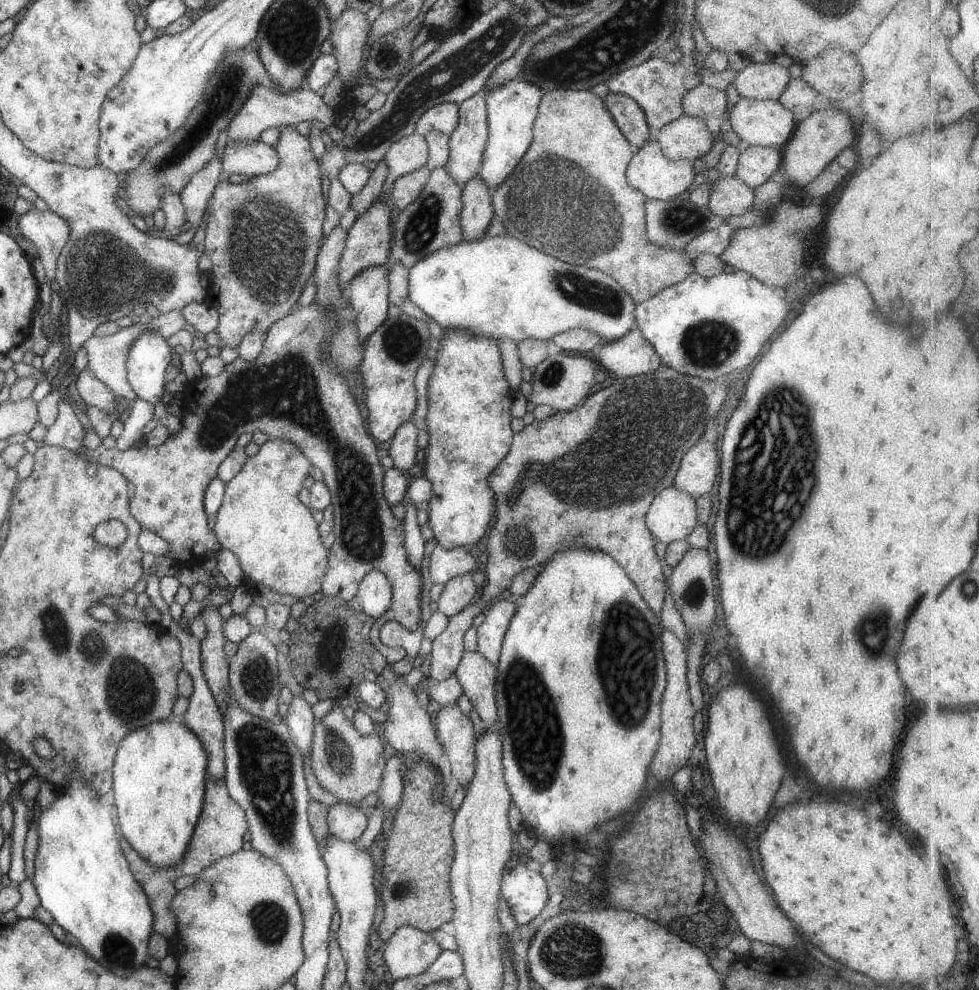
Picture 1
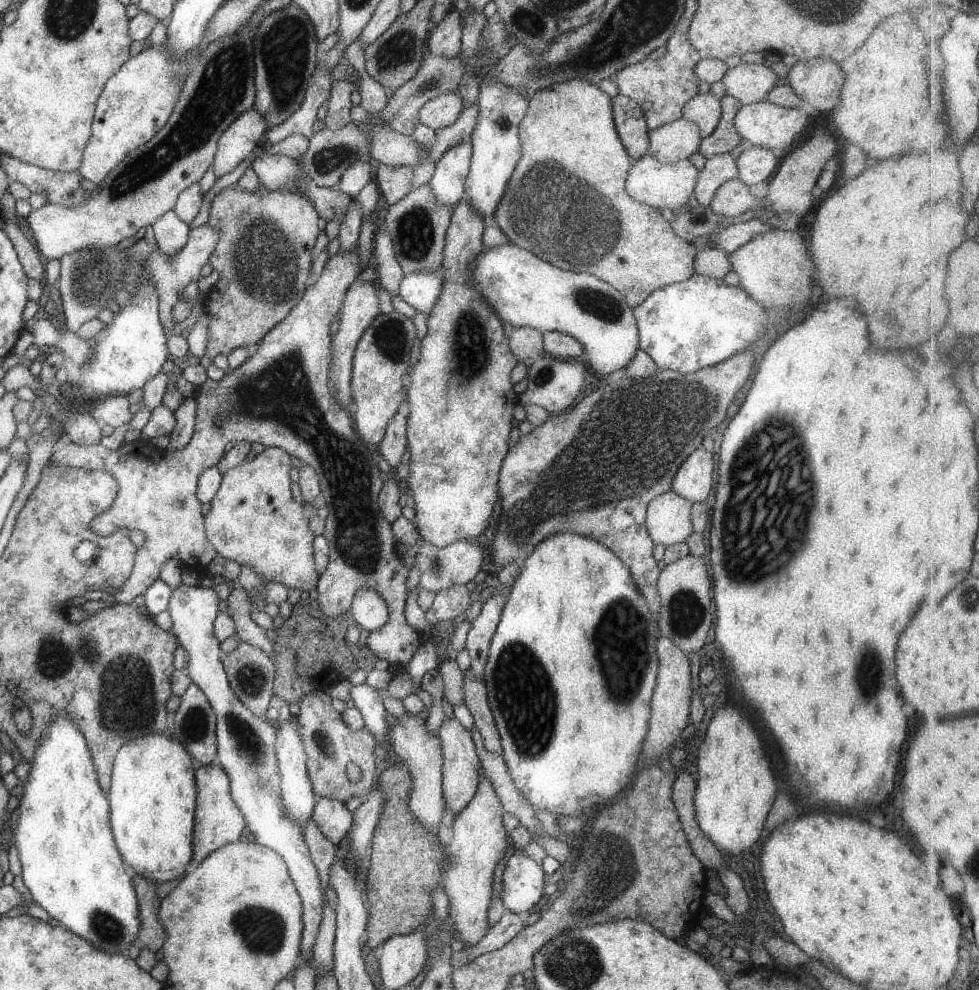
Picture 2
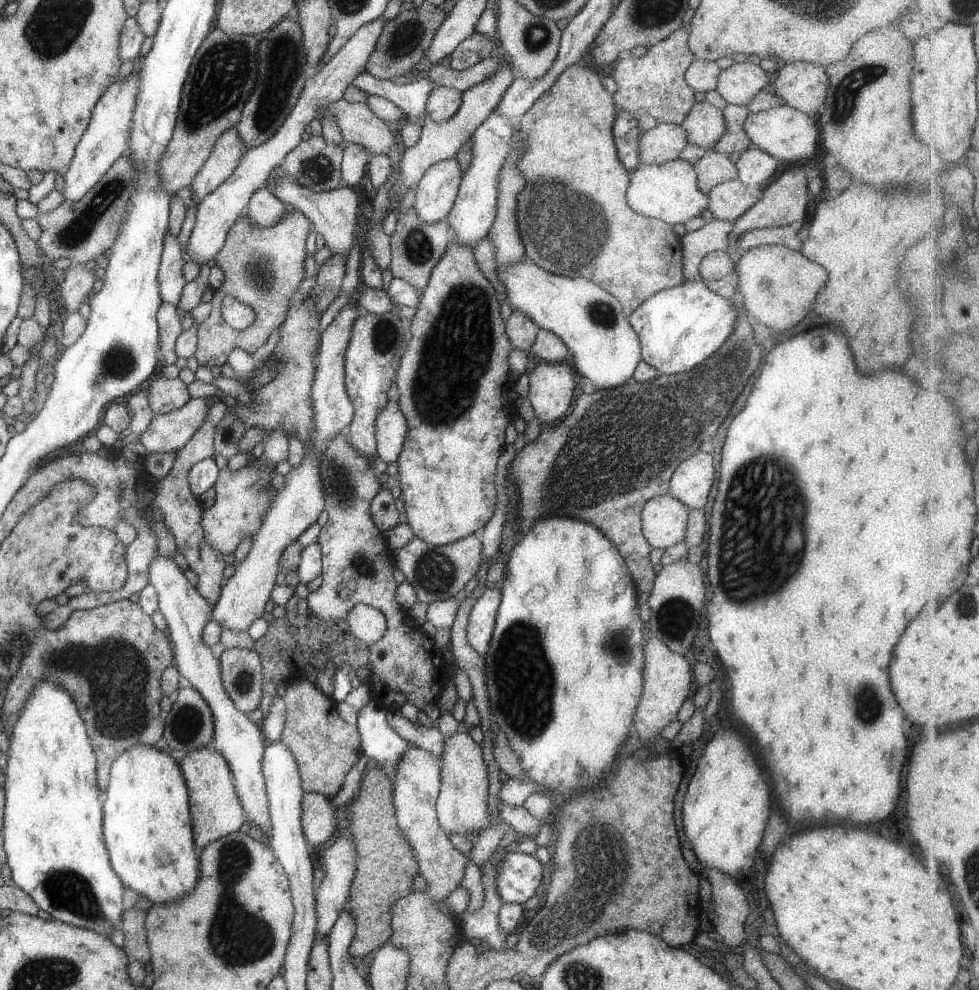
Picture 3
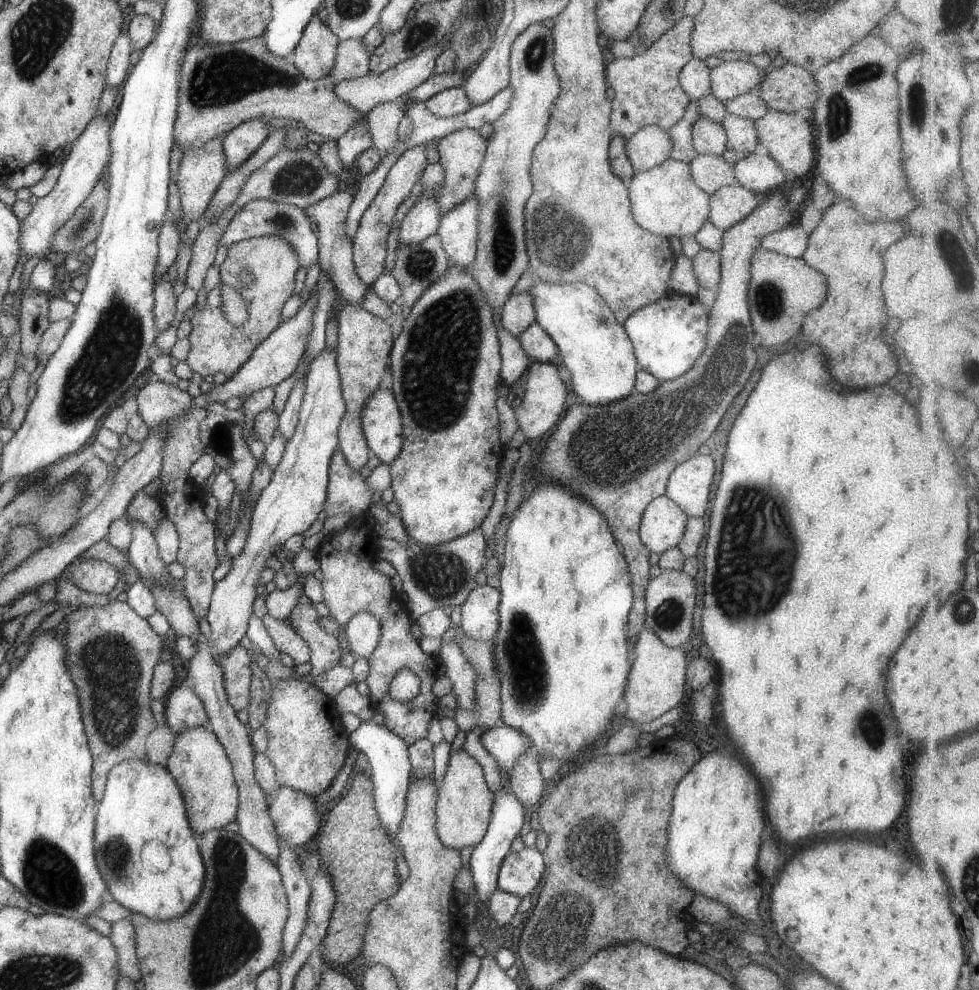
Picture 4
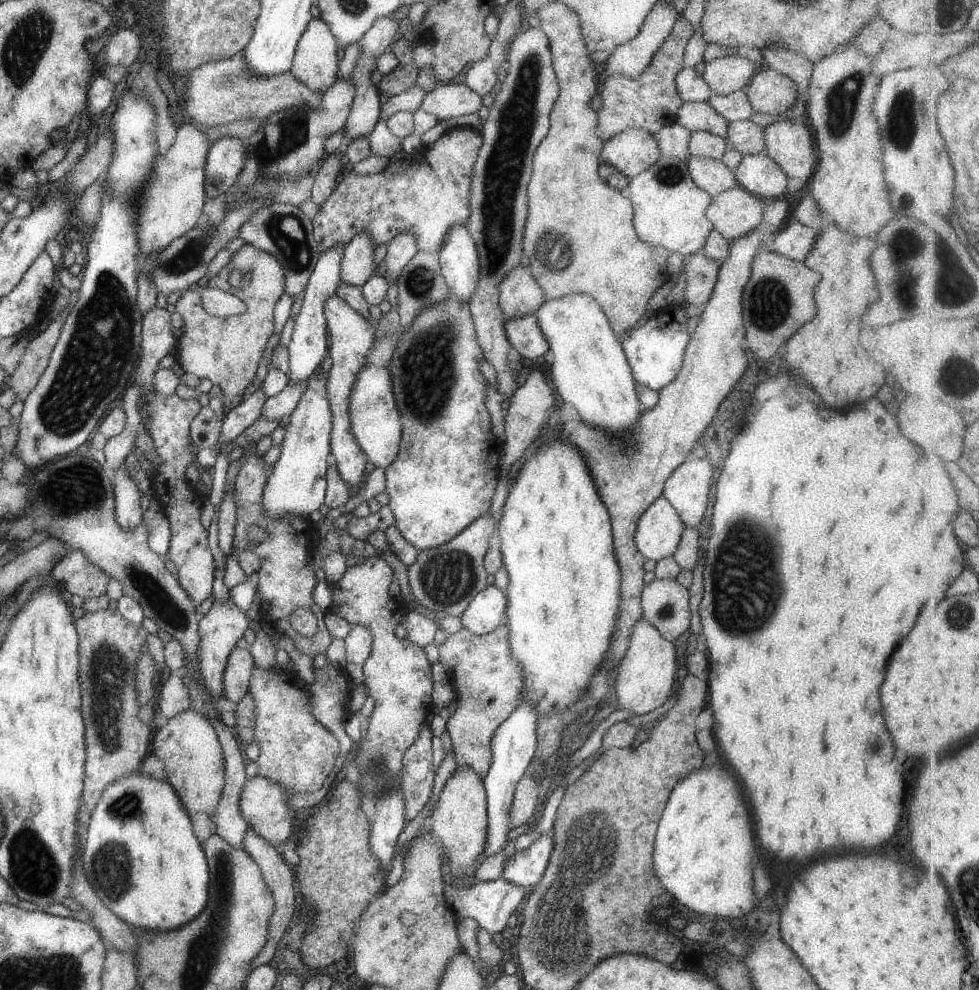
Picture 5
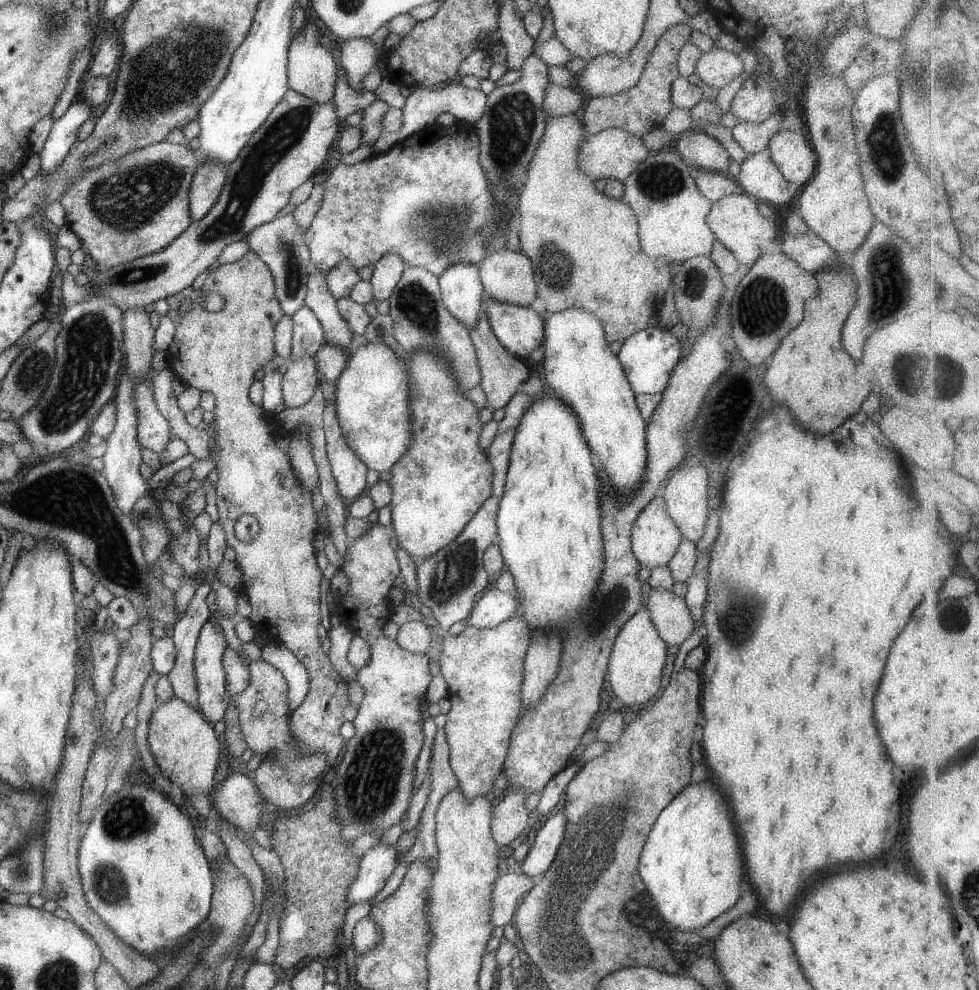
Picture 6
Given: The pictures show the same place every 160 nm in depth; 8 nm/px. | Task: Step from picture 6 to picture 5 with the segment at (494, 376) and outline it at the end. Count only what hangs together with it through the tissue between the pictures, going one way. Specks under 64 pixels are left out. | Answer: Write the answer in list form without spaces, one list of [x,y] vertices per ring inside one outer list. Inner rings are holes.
[[[524,26],[514,36],[508,46],[504,68],[506,76],[487,110],[487,118],[482,121],[482,142],[473,164],[466,228],[480,263],[477,286],[468,302],[475,340],[481,348],[482,360],[495,372],[495,377],[490,379],[491,386],[509,399],[518,388],[516,379],[521,364],[507,360],[510,345],[503,334],[504,319],[498,306],[497,286],[513,266],[520,264],[527,213],[526,185],[531,175],[532,157],[549,131],[549,112],[559,86],[553,73],[548,39],[539,27]]]

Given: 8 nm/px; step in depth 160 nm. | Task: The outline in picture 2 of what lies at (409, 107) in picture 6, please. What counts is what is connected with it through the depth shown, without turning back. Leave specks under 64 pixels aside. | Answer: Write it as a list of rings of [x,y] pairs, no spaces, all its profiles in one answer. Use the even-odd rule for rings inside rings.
[[[449,91],[425,102],[418,110],[418,122],[436,131],[453,124],[463,107],[462,98]]]

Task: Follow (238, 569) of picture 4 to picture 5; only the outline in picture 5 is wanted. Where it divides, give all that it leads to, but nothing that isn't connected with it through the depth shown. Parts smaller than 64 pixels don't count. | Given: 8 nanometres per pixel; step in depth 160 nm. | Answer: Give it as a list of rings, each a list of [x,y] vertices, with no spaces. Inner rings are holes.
[[[317,369],[309,378],[301,400],[285,426],[285,436],[281,442],[281,454],[273,464],[271,474],[261,496],[261,506],[265,516],[309,516],[324,504],[326,492],[326,471],[331,461],[329,452],[329,430],[331,414],[325,398],[326,378]],[[231,599],[225,600],[225,602],[213,601],[209,612],[197,622],[197,636],[199,636],[199,644],[197,644],[198,675],[203,681],[204,688],[216,701],[224,698],[222,674],[229,652],[235,647],[236,642],[243,637],[245,630],[249,628],[253,631],[255,628],[261,630],[259,622],[249,620],[242,610],[234,606]]]

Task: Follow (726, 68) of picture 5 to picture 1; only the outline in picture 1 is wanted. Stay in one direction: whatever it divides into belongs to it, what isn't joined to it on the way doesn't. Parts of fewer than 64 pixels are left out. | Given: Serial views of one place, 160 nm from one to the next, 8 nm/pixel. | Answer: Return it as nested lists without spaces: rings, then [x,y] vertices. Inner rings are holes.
[[[755,58],[741,69],[732,80],[740,98],[758,101],[777,101],[789,82],[789,72],[768,58]]]

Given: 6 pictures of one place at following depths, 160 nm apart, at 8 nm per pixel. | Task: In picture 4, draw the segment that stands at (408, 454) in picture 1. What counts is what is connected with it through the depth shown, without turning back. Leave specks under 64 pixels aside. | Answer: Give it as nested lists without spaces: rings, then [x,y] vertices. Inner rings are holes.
[[[378,388],[370,394],[361,409],[361,426],[368,449],[380,460],[389,464],[402,447],[400,412],[390,390]]]

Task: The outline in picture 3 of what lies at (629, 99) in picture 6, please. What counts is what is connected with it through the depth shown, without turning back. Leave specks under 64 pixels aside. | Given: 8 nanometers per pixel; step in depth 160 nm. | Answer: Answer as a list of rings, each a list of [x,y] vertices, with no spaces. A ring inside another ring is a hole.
[[[687,8],[681,18],[681,27],[674,30],[667,38],[653,46],[641,57],[623,58],[615,64],[610,76],[616,83],[612,94],[617,112],[631,113],[642,131],[649,130],[661,123],[680,125],[689,112],[695,99],[694,90],[690,89],[684,79],[684,72],[694,59],[687,46],[688,28],[694,8]]]

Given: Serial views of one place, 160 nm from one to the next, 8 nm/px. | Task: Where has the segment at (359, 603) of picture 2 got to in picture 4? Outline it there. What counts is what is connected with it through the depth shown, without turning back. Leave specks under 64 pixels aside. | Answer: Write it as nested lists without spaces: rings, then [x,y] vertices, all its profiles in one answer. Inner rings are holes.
[[[365,611],[358,612],[347,619],[348,621],[343,625],[350,653],[355,657],[367,659],[378,643],[380,622],[377,617]]]

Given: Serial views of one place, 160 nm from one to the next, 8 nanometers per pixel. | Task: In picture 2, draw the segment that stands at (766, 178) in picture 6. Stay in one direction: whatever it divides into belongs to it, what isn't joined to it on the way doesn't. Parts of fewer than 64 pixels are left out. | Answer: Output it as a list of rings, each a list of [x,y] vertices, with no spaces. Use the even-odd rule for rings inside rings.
[[[745,145],[736,158],[736,178],[748,187],[765,180],[777,168],[777,155],[759,145]]]

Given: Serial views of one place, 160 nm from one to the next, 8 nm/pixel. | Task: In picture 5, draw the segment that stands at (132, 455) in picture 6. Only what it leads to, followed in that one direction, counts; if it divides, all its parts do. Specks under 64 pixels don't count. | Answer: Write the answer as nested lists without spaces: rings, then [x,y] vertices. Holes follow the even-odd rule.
[[[123,464],[112,470],[115,521],[123,530],[131,530],[142,520],[141,492]]]

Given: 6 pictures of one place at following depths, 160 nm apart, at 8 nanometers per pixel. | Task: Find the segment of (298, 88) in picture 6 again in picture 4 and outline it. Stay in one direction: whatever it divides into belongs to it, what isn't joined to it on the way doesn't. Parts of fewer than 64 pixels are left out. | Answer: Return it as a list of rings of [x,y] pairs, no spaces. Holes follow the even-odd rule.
[[[313,13],[288,59],[301,75],[314,81],[332,69],[339,43],[329,27],[321,23],[317,13]]]

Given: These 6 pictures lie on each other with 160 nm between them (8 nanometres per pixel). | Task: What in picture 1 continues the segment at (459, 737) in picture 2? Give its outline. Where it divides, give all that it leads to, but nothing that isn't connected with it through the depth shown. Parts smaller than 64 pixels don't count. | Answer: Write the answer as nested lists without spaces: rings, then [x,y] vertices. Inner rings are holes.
[[[453,703],[442,706],[435,720],[436,737],[447,754],[453,781],[466,788],[475,764],[476,734],[470,718]]]

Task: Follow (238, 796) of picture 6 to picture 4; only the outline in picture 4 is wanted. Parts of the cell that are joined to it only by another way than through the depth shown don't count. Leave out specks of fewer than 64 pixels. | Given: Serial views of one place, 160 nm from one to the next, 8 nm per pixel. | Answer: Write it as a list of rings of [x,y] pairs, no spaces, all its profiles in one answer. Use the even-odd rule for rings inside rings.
[[[281,786],[264,797],[277,836],[293,846],[315,838],[323,821],[312,797]]]

